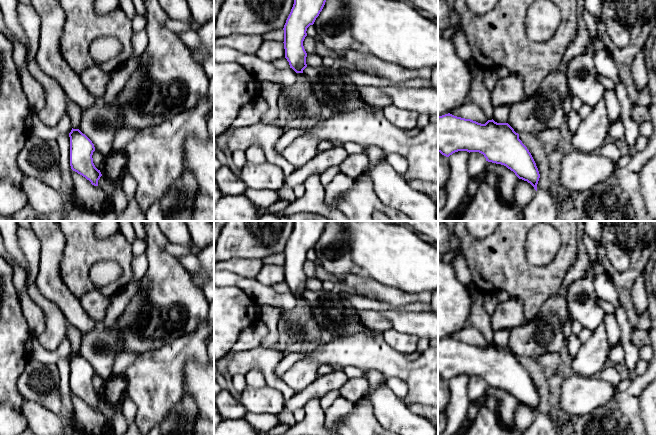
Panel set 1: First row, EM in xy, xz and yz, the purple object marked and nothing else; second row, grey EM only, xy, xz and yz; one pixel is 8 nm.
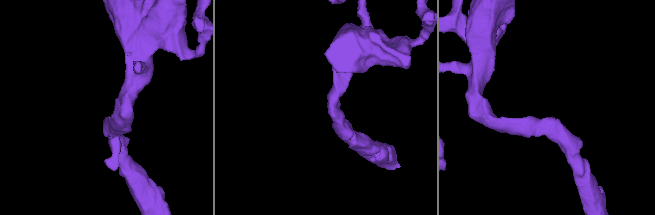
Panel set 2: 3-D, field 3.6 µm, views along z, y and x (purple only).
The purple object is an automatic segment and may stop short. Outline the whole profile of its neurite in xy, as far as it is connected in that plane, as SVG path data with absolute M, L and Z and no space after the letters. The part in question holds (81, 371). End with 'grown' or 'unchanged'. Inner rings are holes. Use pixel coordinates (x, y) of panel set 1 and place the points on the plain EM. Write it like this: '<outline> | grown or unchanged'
M72 352L69 361L71 393L89 404L92 409L98 410L102 398L93 387L94 368L79 353Z | unchanged

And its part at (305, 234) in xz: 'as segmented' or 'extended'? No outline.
as segmented

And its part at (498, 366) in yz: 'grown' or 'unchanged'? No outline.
unchanged

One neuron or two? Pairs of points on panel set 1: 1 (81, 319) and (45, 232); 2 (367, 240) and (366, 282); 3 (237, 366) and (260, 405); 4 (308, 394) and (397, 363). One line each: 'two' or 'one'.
1: one
2: two
3: two
4: two

